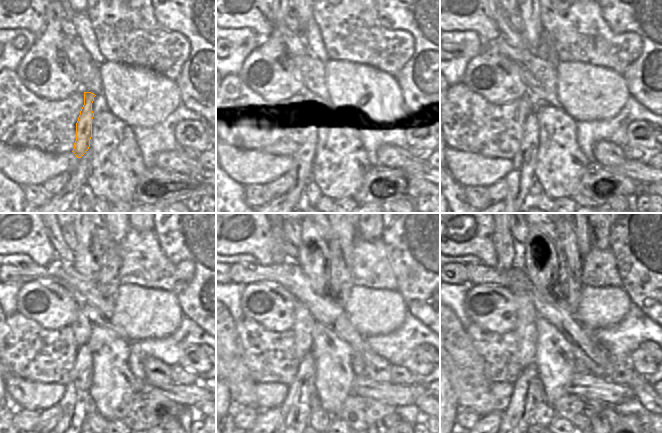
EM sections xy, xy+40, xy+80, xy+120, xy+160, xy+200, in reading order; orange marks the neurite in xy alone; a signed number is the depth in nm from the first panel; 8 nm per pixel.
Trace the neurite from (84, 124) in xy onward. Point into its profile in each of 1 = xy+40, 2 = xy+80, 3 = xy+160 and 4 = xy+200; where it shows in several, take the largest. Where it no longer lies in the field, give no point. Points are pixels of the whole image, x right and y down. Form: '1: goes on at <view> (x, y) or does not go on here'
1: goes on at xy+40 (300, 173)
2: goes on at xy+80 (522, 176)
3: goes on at xy+160 (297, 407)
4: goes on at xy+200 (517, 416)

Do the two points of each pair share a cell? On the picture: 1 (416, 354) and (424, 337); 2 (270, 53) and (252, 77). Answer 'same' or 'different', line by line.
1: different
2: same

